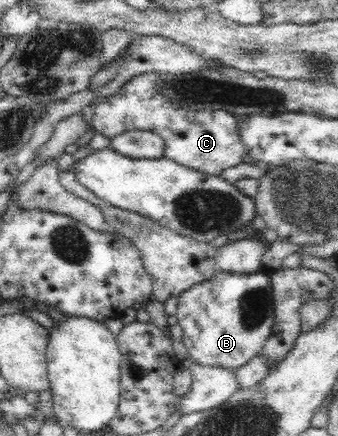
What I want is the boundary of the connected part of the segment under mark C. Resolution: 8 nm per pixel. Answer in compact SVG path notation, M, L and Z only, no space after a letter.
M160 73L138 74L123 84L116 94L108 96L100 104L94 104L89 112L92 132L110 139L126 131L152 131L162 137L162 156L208 175L218 175L242 164L247 152L237 115L222 109L190 110L176 106L157 89L159 76Z

